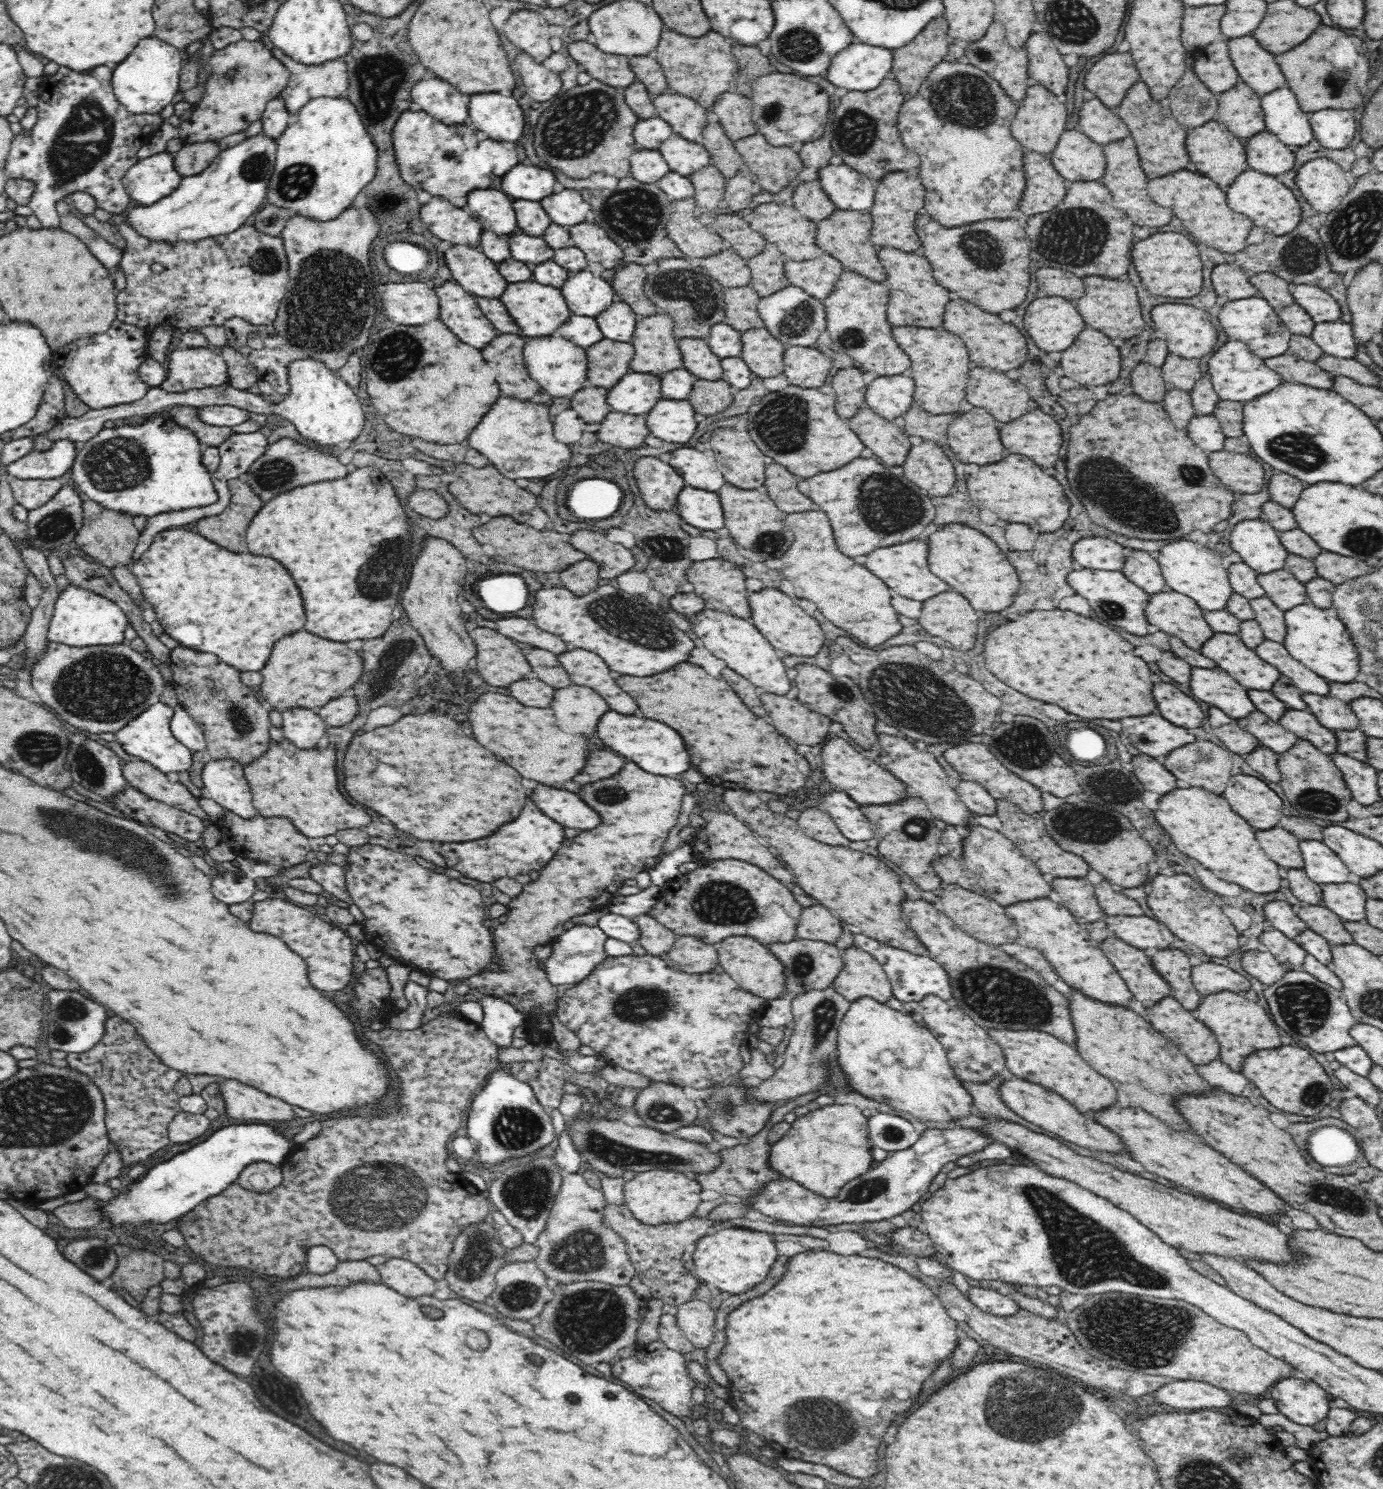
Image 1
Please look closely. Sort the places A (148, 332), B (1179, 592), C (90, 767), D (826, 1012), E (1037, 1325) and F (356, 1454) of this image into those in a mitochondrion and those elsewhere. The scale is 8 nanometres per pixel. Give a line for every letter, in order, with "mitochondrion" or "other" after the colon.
A: other
B: other
C: mitochondrion
D: mitochondrion
E: other
F: other

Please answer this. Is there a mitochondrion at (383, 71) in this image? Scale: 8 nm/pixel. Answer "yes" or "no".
yes

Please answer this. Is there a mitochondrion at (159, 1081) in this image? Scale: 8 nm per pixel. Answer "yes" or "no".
no

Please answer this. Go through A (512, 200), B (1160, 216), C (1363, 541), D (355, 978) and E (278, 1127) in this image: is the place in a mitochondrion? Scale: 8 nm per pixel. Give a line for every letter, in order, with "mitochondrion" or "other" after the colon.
A: other
B: other
C: mitochondrion
D: other
E: other

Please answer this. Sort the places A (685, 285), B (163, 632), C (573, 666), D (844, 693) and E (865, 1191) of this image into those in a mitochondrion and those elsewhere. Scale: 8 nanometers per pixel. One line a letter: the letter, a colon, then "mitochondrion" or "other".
A: mitochondrion
B: other
C: other
D: mitochondrion
E: mitochondrion

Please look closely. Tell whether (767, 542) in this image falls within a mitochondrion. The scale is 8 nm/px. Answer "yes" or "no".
yes

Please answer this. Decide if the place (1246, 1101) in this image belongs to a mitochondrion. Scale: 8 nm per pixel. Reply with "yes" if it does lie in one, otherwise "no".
no

